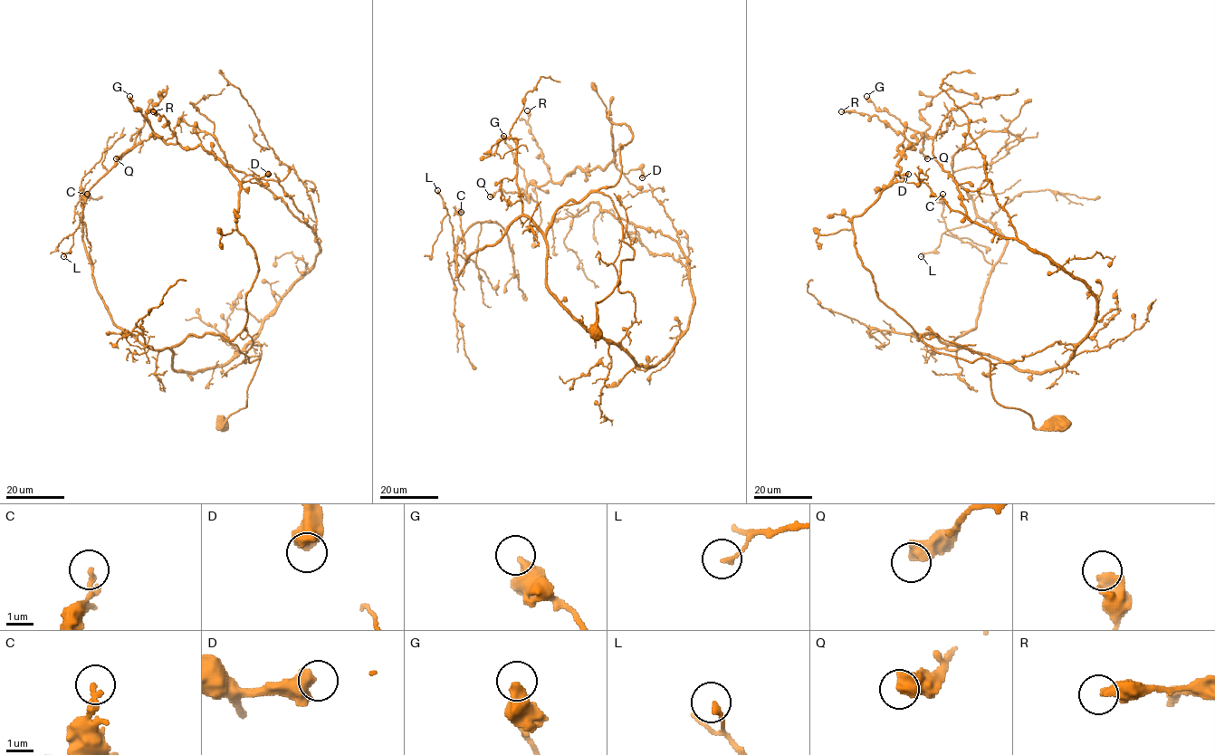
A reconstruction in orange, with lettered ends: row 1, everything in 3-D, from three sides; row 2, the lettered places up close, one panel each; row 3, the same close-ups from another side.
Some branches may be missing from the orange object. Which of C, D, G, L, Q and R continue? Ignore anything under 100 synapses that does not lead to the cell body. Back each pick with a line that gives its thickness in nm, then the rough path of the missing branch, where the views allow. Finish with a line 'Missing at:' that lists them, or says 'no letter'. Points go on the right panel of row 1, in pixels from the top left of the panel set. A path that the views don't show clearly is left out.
Missing at: no letter

